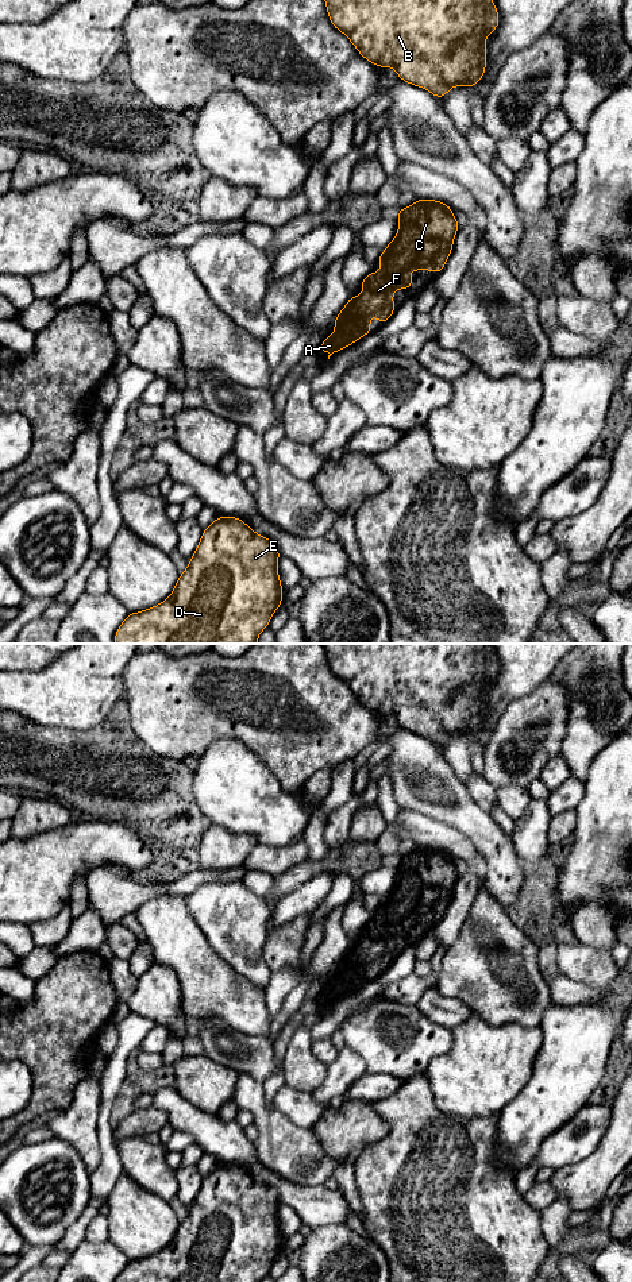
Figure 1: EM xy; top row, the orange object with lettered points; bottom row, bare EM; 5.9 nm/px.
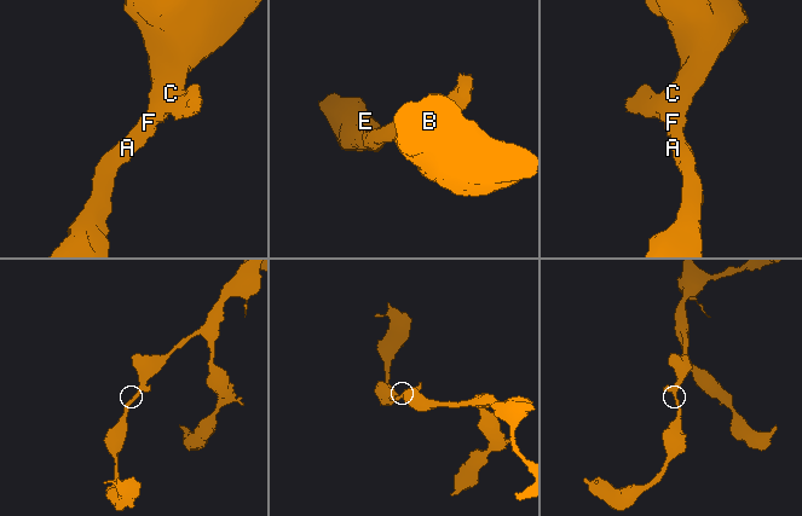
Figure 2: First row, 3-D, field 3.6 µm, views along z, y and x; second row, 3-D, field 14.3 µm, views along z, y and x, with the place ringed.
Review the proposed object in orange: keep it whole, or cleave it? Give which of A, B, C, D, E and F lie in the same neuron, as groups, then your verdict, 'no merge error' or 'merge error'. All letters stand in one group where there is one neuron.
groups A B C D E F; no merge error

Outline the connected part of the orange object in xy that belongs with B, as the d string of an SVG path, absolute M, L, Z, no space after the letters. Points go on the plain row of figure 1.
M323 644L323 646L332 673L350 687L365 707L377 715L393 714L401 729L431 740L438 748L446 745L452 734L466 734L469 737L473 733L478 733L483 726L488 714L488 710L483 708L488 702L488 695L483 687L493 681L500 672L500 663L490 644Z

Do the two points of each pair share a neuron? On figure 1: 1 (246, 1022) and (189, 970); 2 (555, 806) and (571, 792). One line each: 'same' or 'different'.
1: same
2: same

